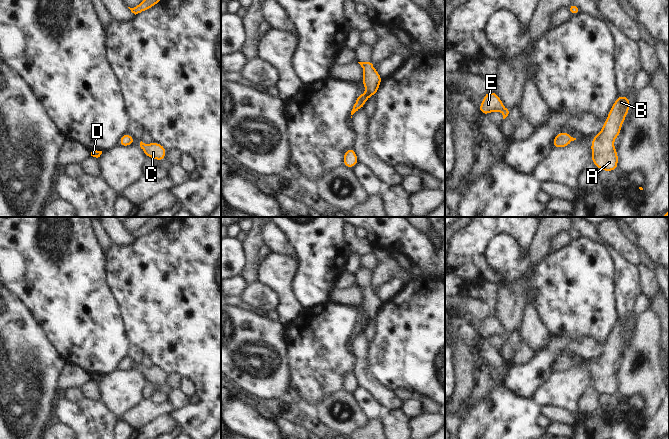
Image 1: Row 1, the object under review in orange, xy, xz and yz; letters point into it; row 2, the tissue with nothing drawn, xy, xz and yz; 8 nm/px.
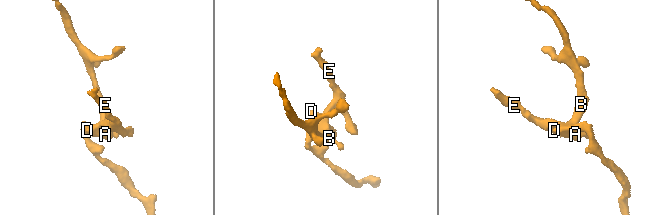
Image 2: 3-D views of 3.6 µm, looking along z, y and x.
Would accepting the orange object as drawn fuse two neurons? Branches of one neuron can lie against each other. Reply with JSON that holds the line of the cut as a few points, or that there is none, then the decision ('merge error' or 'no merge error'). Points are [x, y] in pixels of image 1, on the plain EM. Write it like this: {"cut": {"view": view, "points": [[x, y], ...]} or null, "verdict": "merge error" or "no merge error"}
{"cut": null, "verdict": "no merge error"}

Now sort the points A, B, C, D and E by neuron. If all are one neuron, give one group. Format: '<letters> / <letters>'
A B C D E

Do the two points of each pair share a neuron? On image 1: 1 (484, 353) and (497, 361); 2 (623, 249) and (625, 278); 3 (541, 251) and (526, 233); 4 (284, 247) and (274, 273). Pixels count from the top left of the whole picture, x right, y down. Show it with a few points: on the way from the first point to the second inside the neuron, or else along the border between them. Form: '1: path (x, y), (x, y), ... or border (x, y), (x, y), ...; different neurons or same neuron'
1: path (487, 353), (494, 358); same neuron
2: border (606, 242), (636, 267); different neurons
3: border (538, 227), (528, 249); different neurons
4: border (271, 251), (286, 253), (295, 258); different neurons

